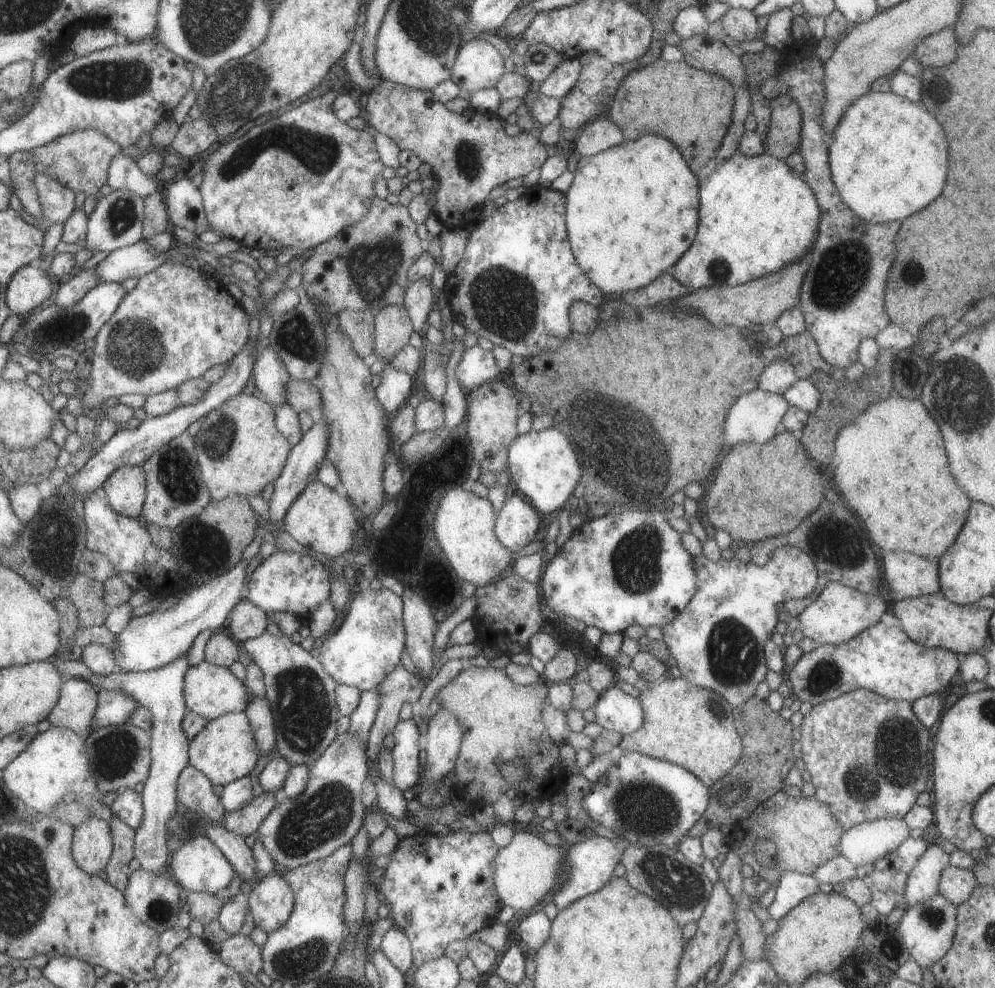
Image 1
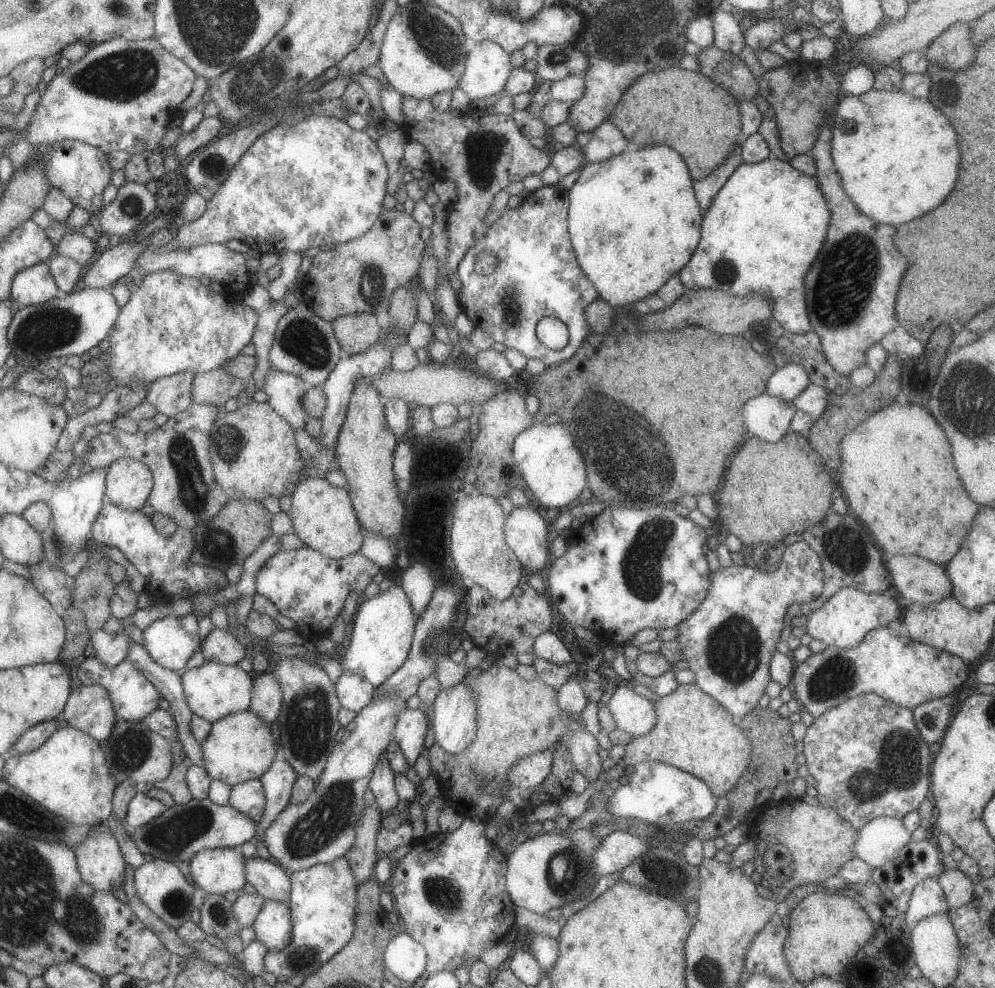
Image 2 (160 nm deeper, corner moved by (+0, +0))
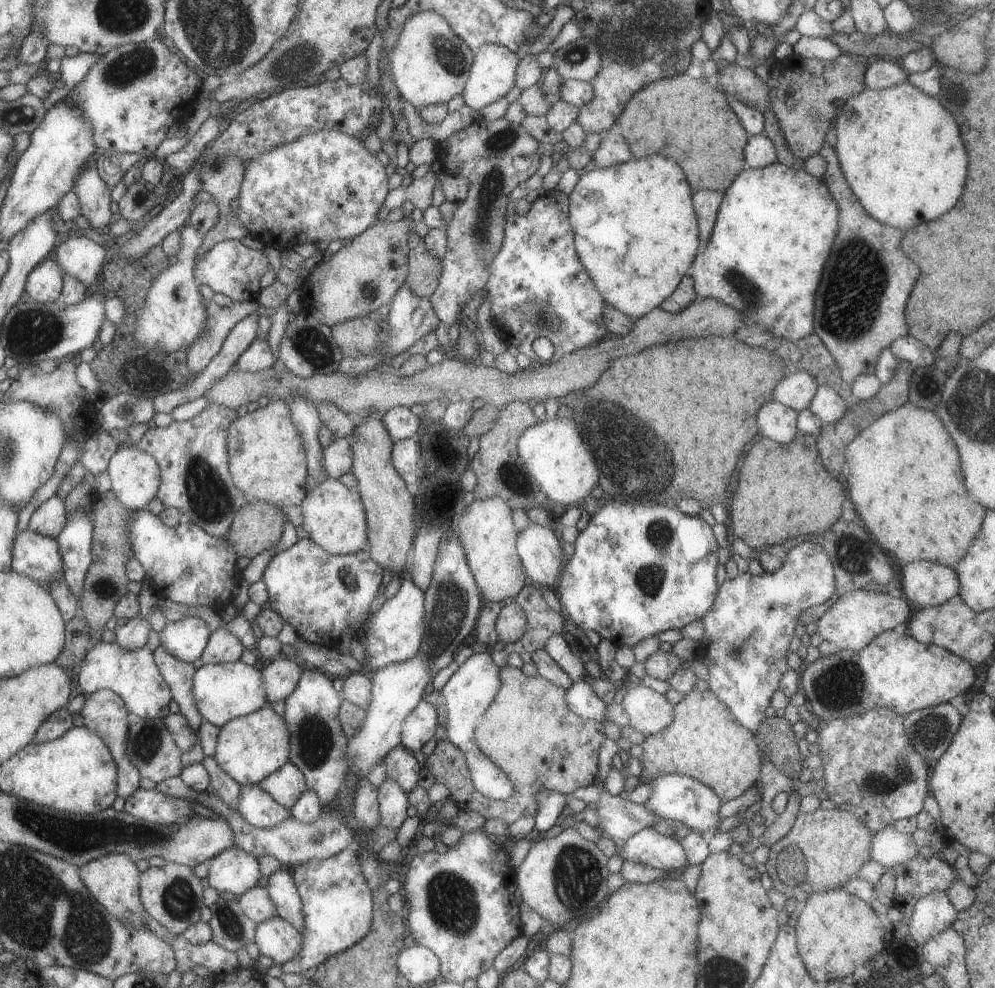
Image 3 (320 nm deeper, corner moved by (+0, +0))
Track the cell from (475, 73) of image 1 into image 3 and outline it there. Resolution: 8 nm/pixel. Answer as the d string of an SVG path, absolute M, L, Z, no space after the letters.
M485 43L474 52L473 62L462 90L464 104L469 106L475 114L480 108L504 97L515 86L515 73L518 65L517 55L503 45Z

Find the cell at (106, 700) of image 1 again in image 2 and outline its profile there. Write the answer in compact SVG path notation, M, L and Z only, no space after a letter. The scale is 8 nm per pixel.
M92 654L84 655L78 668L78 677L90 685L101 686L107 692L117 721L141 721L149 712L158 709L159 692L153 684L145 680L145 676L141 672L137 672L133 668L133 664L125 662L125 659L117 666L107 668L107 666L99 664L99 660Z

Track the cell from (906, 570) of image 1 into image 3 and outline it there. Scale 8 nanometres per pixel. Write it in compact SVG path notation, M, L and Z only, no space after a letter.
M931 561L899 564L901 594L909 603L933 607L956 599L959 583L951 567Z

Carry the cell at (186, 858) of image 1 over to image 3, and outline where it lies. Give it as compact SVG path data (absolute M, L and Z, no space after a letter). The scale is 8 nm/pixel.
M231 846L209 860L203 881L219 893L227 891L239 898L246 890L257 886L261 876L257 859L237 846Z

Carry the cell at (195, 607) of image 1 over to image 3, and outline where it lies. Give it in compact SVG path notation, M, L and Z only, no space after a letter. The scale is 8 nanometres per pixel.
M191 615L190 617L183 617L175 622L167 621L164 629L158 633L159 645L163 645L167 649L167 652L173 655L177 660L192 663L196 658L202 655L211 633L207 624L202 619Z

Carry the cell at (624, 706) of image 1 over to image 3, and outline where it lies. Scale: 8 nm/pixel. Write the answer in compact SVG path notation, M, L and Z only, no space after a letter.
M632 681L620 702L627 713L629 725L645 736L662 731L673 718L673 705L664 694Z

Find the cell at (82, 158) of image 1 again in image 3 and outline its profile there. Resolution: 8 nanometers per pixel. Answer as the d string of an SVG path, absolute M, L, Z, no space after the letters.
M92 163L83 166L73 178L71 190L79 202L80 214L89 222L89 227L106 232L107 225L115 219L109 208L110 189L101 181Z

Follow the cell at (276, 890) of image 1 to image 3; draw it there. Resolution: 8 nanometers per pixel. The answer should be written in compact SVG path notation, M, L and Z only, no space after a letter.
M275 914L257 924L254 942L261 955L270 958L273 965L280 965L299 954L302 936L290 922Z

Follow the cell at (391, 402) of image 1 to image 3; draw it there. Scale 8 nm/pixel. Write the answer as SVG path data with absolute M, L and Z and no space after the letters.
M393 407L381 414L381 422L393 442L420 433L423 421L407 407Z

